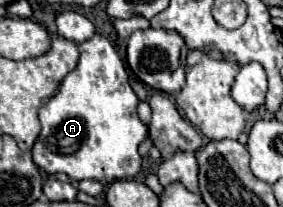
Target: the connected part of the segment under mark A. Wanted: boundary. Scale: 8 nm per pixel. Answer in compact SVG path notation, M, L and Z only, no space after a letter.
M94 34L90 40L76 44L80 58L76 68L62 80L58 92L40 108L40 124L42 132L32 148L34 164L42 168L48 174L62 172L70 176L70 180L100 180L104 186L112 184L114 180L122 178L134 178L140 172L142 156L138 152L138 146L148 138L148 126L138 118L136 104L138 96L134 94L128 72L112 48L112 44L100 36Z

